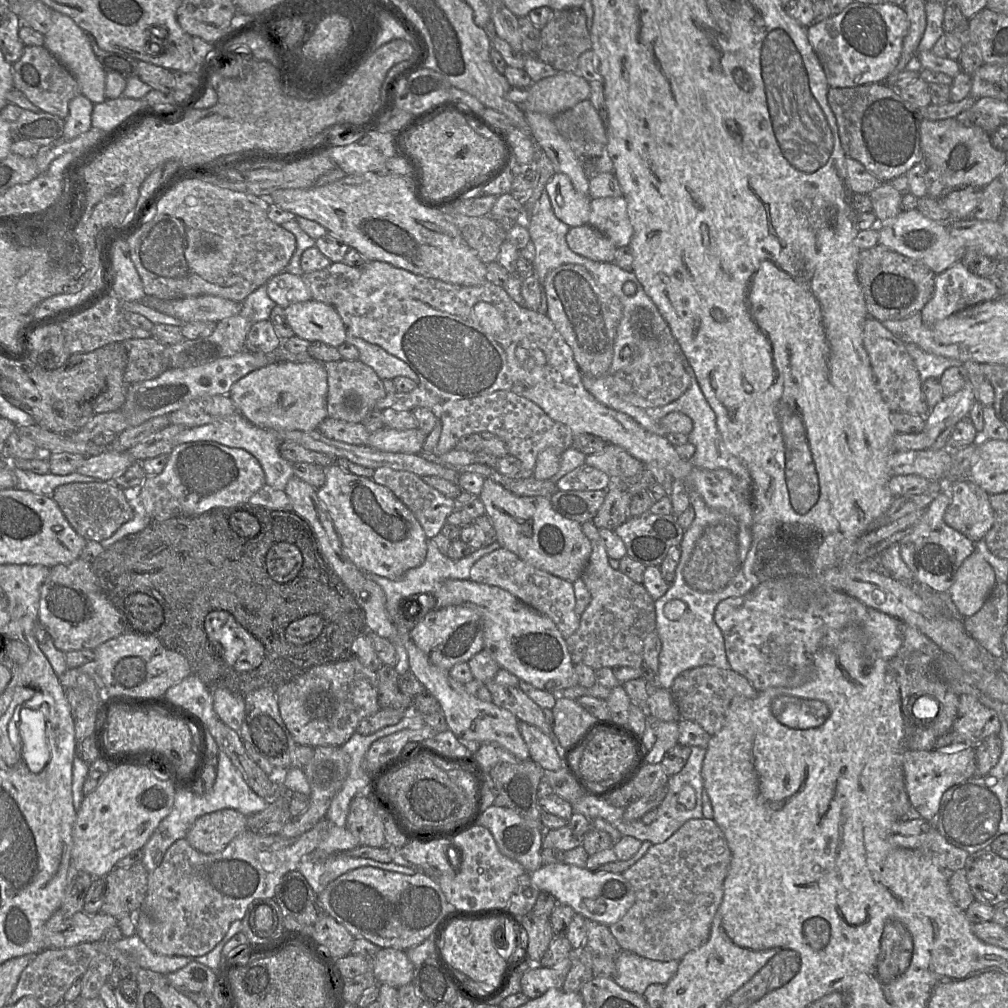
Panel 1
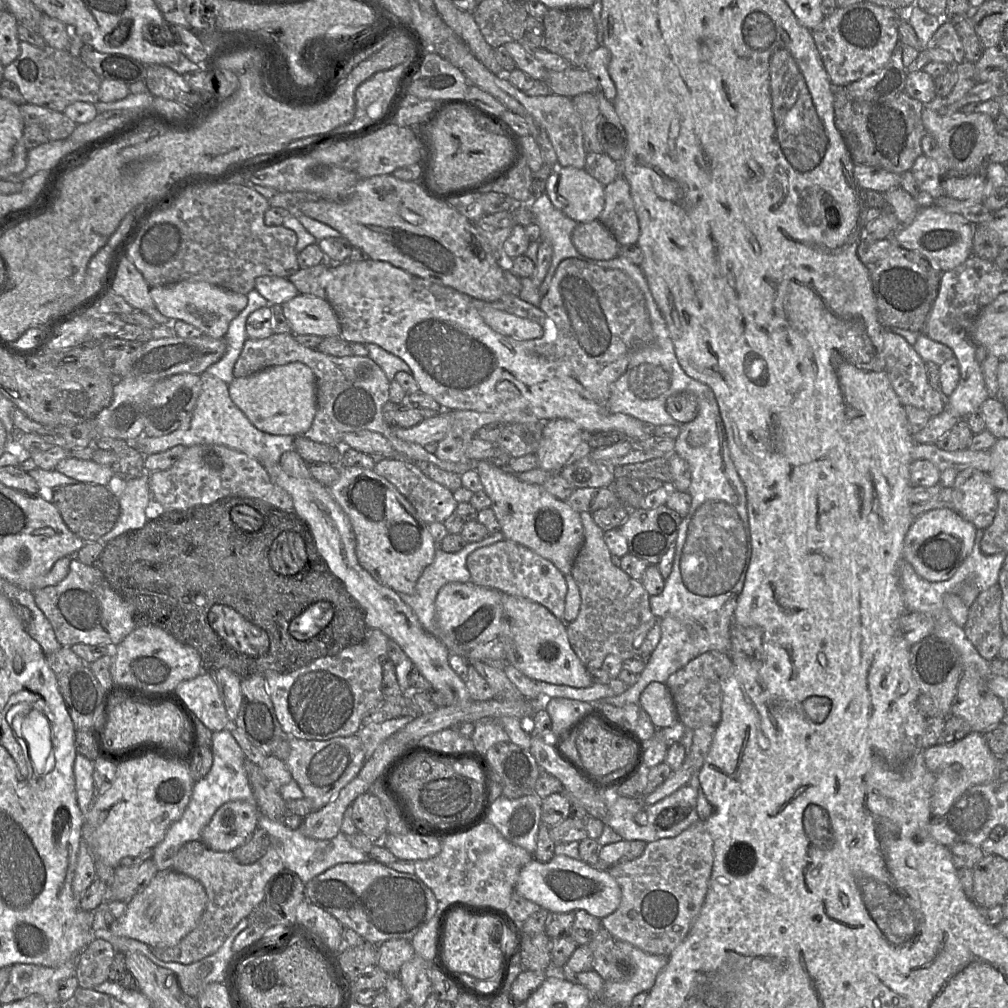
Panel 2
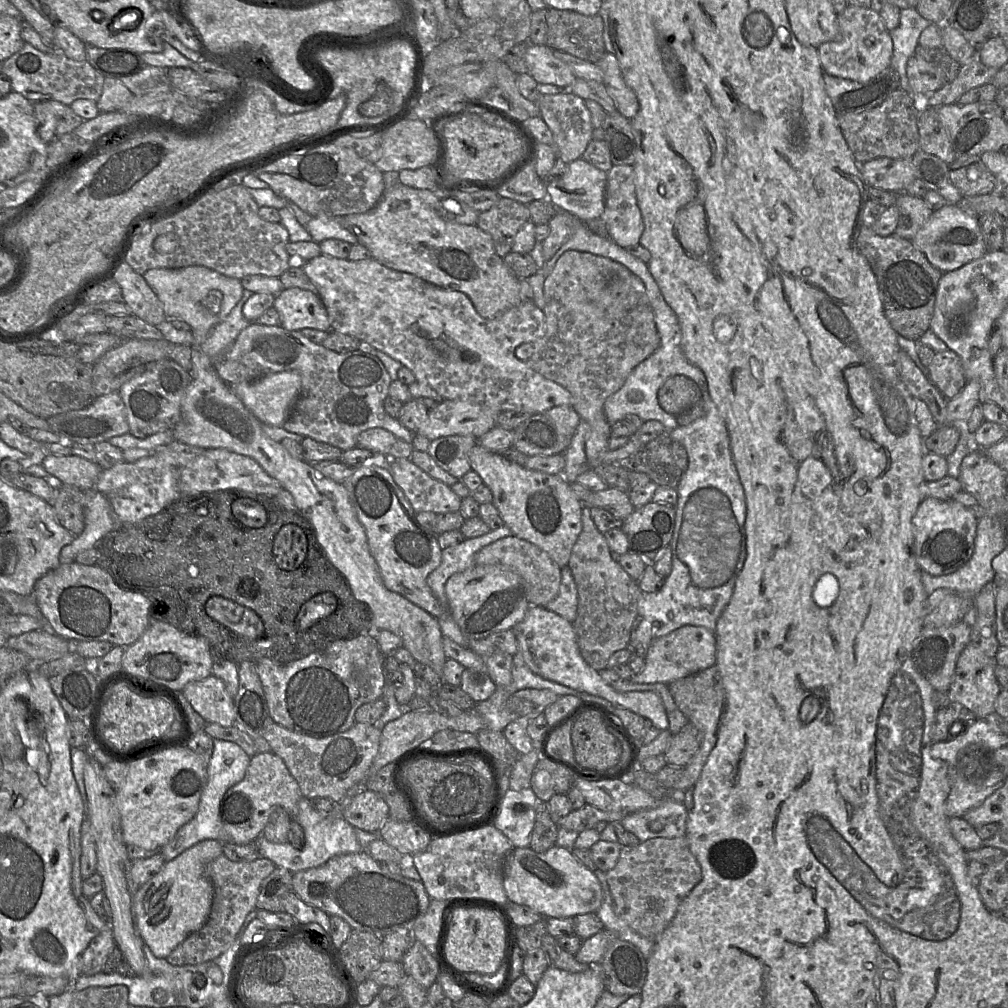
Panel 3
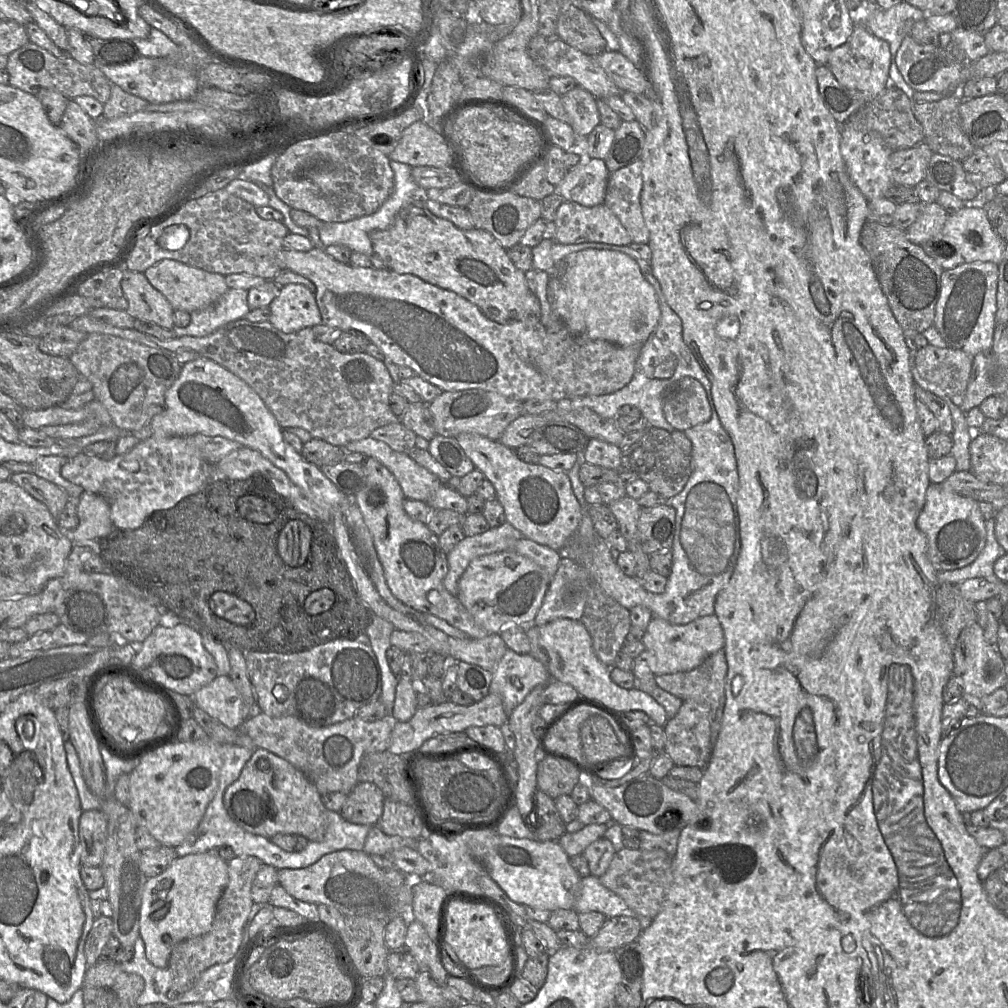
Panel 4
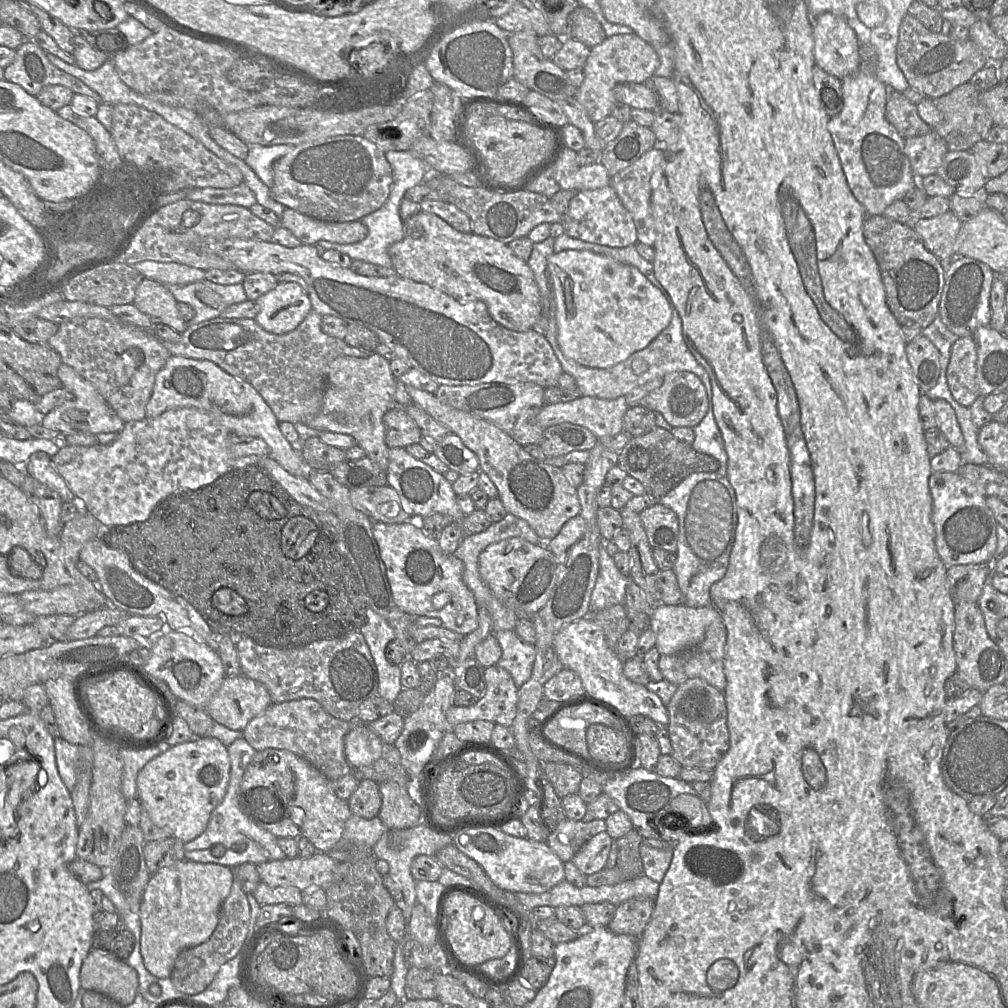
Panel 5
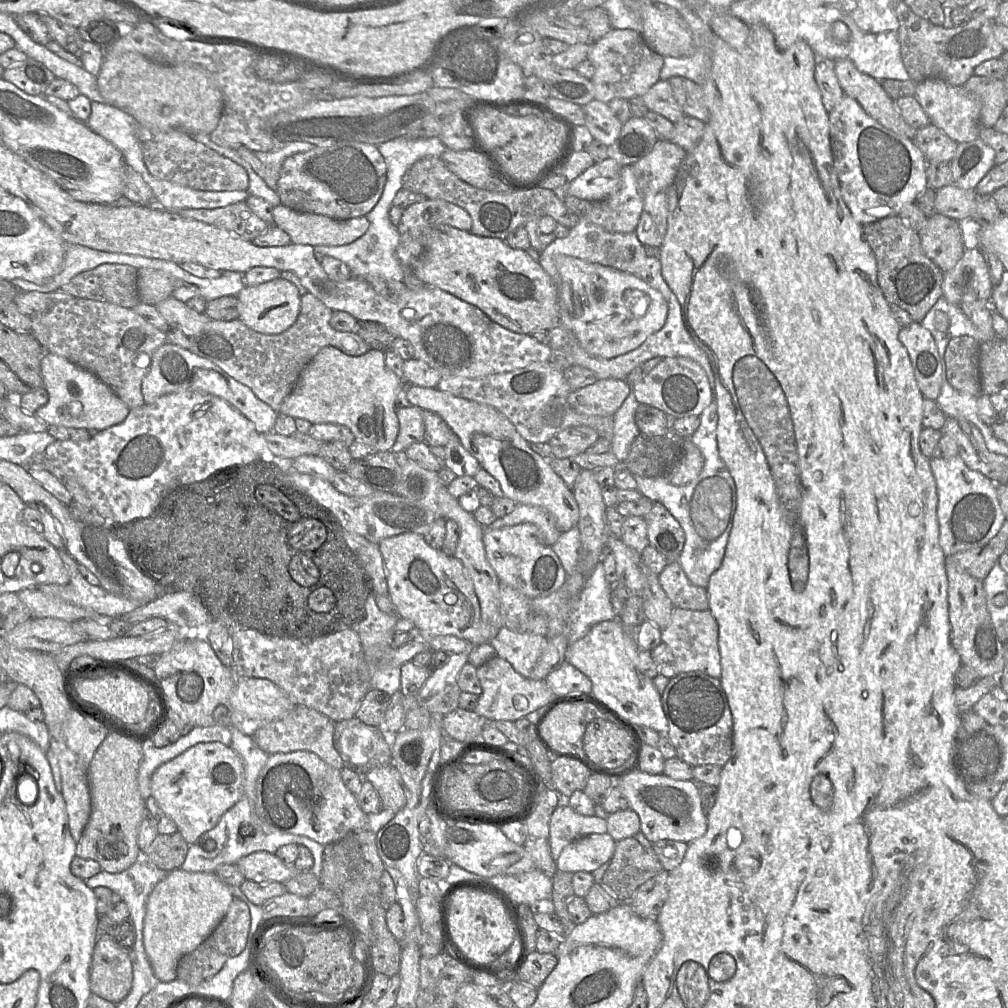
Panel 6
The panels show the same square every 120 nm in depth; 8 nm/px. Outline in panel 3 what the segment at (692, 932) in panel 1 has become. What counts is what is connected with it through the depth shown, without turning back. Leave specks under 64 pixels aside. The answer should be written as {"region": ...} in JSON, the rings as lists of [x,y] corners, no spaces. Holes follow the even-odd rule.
{"region":[[[686,836],[652,838],[633,847],[621,847],[616,865],[605,873],[615,914],[641,936],[656,941],[674,918],[680,902],[700,882],[701,867],[692,854]]]}

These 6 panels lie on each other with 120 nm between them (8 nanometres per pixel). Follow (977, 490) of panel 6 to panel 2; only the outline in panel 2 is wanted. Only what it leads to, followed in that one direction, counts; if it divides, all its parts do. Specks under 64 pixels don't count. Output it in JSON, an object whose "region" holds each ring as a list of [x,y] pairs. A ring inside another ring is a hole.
{"region":[[[939,508],[930,510],[914,519],[909,528],[904,539],[903,560],[908,562],[920,577],[929,582],[946,581],[954,575],[959,566],[971,553],[976,531],[976,527],[971,522],[963,519],[952,509]]]}

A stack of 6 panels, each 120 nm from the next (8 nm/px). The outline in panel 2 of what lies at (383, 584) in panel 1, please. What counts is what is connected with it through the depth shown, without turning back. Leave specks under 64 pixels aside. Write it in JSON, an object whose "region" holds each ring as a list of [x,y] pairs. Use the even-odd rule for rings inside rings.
{"region":[[[500,531],[496,534],[489,535],[479,542],[467,543],[460,551],[456,553],[447,553],[439,549],[435,550],[434,560],[428,565],[418,578],[413,594],[399,594],[403,602],[405,602],[414,612],[420,624],[425,631],[439,637],[439,628],[436,626],[435,600],[439,590],[450,582],[468,583],[471,581],[470,573],[466,567],[466,560],[470,553],[478,548],[494,544],[504,540],[505,537]]]}

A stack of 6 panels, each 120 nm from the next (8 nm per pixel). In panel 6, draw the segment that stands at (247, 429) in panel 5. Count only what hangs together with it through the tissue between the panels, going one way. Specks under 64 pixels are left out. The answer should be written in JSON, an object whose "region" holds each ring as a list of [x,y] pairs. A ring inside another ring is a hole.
{"region":[[[166,342],[153,353],[150,369],[142,381],[145,404],[152,404],[164,395],[183,391],[198,391],[217,396],[253,422],[259,433],[273,432],[278,412],[260,400],[248,386],[235,380],[208,359]]]}

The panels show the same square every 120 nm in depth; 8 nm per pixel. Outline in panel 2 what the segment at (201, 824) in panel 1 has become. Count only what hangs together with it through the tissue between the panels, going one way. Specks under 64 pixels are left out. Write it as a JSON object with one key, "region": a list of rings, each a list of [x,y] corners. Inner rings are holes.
{"region":[[[232,801],[222,805],[201,832],[200,841],[217,852],[233,852],[258,828],[257,804]]]}

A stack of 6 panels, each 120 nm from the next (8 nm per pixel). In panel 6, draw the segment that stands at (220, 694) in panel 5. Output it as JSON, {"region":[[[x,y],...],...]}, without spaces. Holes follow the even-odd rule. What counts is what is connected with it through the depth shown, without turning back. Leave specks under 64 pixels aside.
{"region":[[[237,678],[230,703],[232,727],[249,736],[299,705],[276,684],[262,678]]]}

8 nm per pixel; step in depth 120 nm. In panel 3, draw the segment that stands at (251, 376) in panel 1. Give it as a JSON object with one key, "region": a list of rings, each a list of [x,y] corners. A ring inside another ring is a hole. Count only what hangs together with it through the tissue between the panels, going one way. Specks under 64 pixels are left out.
{"region":[[[282,371],[230,386],[261,423],[282,427],[300,394],[301,376],[297,371]]]}

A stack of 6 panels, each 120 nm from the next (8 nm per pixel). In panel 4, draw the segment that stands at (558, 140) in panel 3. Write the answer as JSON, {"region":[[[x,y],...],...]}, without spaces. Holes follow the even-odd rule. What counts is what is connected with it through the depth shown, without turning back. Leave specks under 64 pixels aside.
{"region":[[[576,85],[573,89],[561,96],[561,100],[566,112],[570,118],[570,126],[577,138],[577,144],[580,139],[585,139],[586,136],[600,124],[600,114],[597,108],[597,98],[589,91]]]}

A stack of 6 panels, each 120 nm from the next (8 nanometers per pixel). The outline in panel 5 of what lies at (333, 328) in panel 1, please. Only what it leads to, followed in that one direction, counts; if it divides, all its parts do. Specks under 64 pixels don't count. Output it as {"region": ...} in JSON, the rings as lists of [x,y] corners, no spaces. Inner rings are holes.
{"region":[[[279,282],[278,285],[259,297],[255,304],[257,315],[255,321],[269,333],[283,335],[296,329],[312,310],[308,293],[295,282]]]}

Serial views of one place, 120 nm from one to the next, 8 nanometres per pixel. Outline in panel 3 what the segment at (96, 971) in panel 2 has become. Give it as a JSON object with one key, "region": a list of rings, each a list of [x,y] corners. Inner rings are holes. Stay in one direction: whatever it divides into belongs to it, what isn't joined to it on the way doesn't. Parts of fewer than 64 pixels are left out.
{"region":[[[110,923],[91,940],[81,956],[81,975],[94,975],[102,972],[107,956],[115,946]]]}

